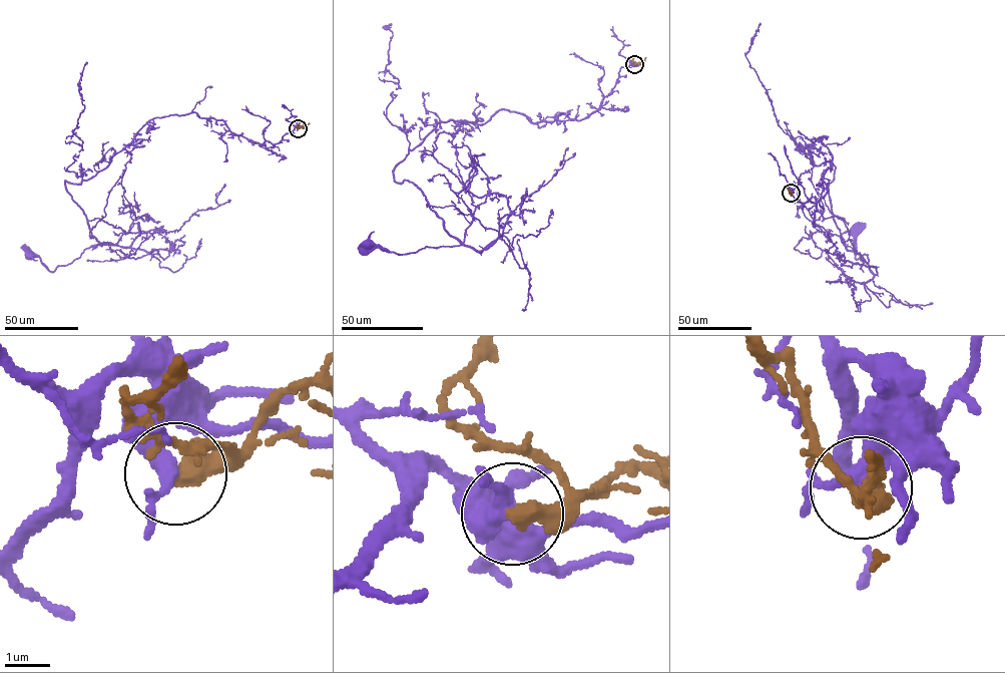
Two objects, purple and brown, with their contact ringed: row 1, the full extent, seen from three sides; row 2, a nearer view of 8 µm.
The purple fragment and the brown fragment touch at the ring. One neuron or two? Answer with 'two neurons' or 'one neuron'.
two neurons

